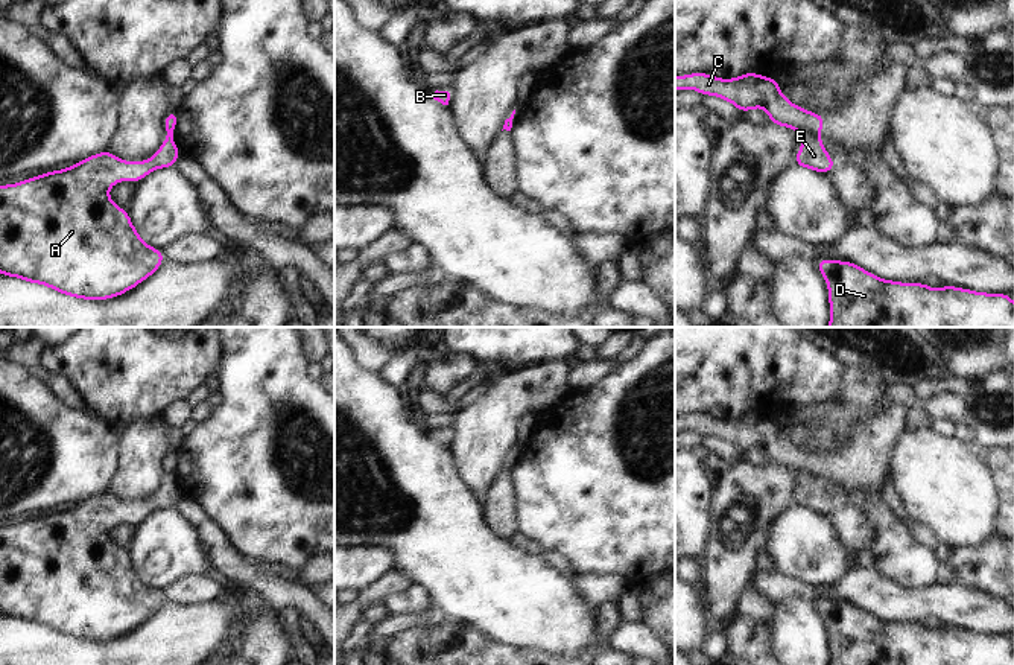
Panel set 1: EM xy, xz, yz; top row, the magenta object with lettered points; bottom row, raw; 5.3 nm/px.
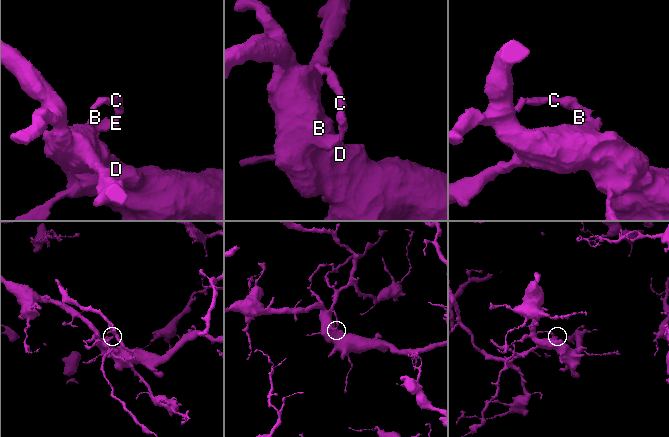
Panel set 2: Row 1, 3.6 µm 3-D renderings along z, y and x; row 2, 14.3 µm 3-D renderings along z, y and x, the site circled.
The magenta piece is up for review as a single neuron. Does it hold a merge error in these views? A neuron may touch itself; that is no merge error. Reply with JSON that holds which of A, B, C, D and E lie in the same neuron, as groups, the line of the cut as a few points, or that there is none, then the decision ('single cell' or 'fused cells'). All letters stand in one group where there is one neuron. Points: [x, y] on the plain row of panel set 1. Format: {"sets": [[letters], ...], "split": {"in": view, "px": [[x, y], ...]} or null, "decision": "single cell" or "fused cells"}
{"sets": [["A", "B", "D", "E"], ["C"]], "split": {"in": "yz", "px": [[818, 477], [806, 478]]}, "decision": "fused cells"}

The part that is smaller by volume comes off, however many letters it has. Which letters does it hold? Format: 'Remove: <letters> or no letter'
Remove: C

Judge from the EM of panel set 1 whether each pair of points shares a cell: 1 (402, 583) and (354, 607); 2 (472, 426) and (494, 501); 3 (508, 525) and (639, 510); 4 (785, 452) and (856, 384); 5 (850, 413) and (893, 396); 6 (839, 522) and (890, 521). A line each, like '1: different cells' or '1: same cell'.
1: same cell
2: different cells
3: different cells
4: different cells
5: different cells
6: different cells

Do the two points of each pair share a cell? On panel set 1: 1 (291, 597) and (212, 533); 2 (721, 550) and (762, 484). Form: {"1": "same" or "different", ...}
{"1": "same", "2": "same"}

